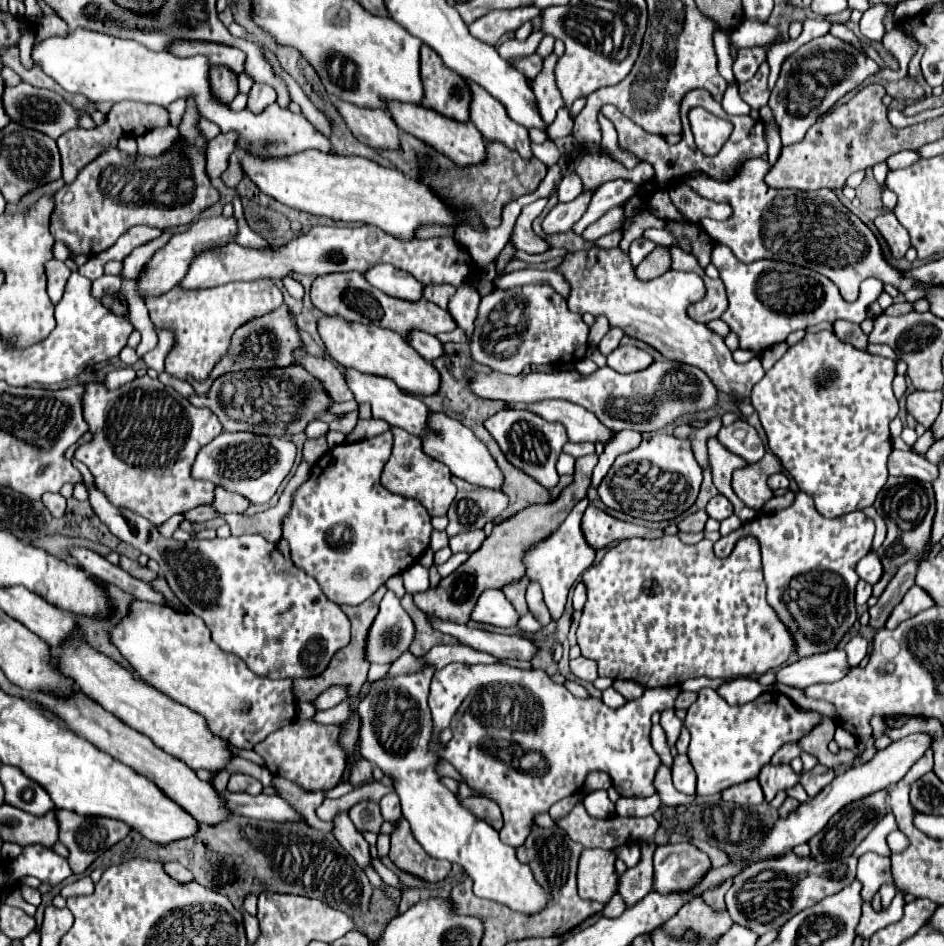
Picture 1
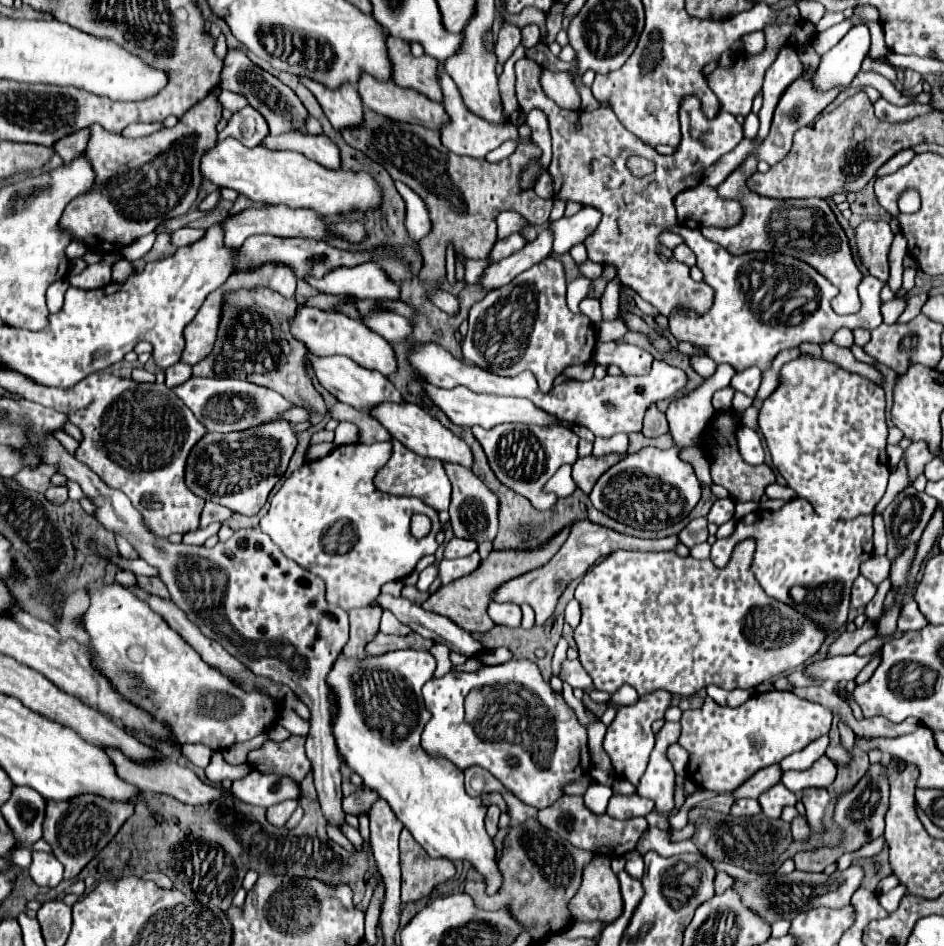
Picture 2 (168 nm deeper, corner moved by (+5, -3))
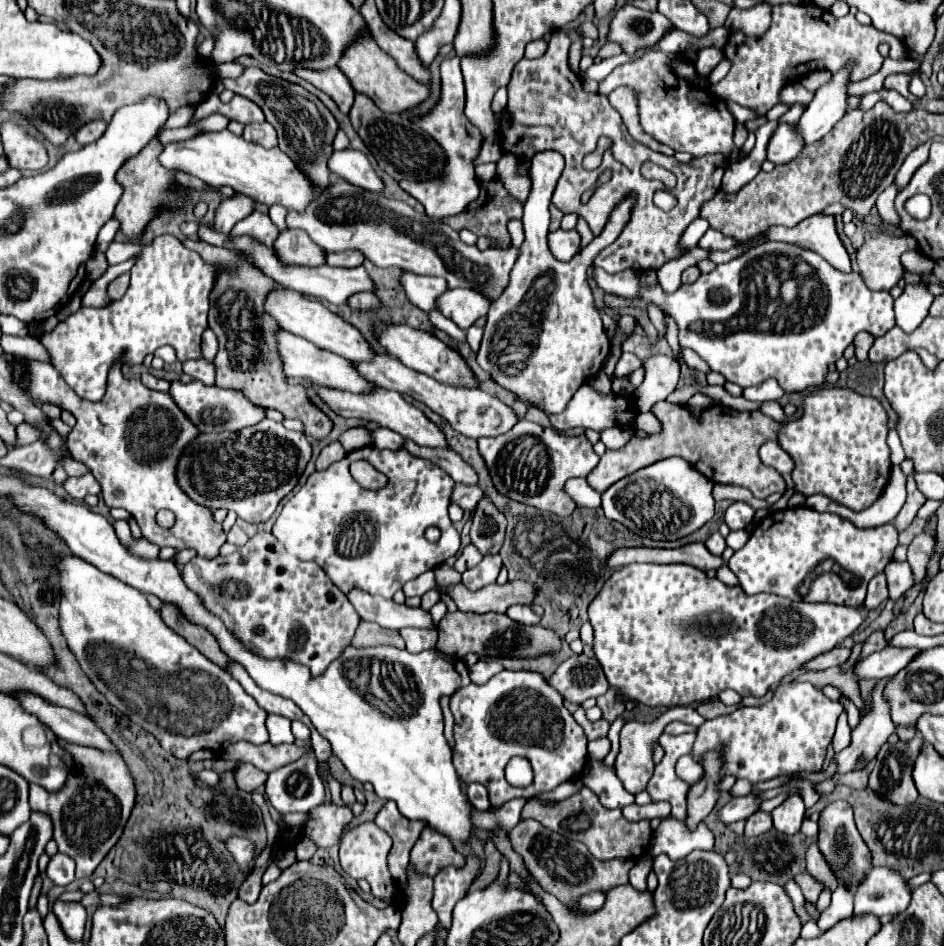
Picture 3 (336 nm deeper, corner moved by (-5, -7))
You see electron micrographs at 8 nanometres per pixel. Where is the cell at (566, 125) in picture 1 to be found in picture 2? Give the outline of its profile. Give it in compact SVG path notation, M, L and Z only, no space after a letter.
M542 71L540 83L542 83L542 89L546 91L546 95L550 99L554 99L560 107L564 107L564 109L580 107L580 95L578 95L578 89L576 89L574 81L570 79L568 71L558 71L558 73Z

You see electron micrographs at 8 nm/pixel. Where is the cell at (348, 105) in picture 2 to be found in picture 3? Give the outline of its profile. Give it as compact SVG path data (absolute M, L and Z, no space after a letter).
M296 69L294 71L298 77L306 79L308 83L312 83L316 89L324 91L326 95L330 95L334 99L334 103L338 105L338 109L348 115L352 105L354 105L354 89L348 83L348 77L338 69L326 69L326 71L312 71L312 69Z

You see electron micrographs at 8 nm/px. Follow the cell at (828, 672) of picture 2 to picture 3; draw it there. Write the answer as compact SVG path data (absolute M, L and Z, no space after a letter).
M886 647L878 653L872 653L868 657L862 657L854 665L854 675L858 679L886 679L896 675L900 669L906 667L908 659L916 655L918 649L898 649L898 647Z

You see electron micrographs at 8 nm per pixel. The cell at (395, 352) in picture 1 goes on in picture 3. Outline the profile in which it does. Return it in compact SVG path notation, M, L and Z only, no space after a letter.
M280 289L280 291L272 291L272 295L268 295L268 299L266 299L266 311L288 333L298 335L302 339L308 339L316 347L332 351L336 355L342 355L342 357L346 357L346 359L350 359L354 363L370 363L372 357L376 355L374 349L372 349L372 345L362 337L362 333L352 323L348 323L342 317L334 315L332 311L328 311L318 299L302 297L300 293L292 291L292 289Z

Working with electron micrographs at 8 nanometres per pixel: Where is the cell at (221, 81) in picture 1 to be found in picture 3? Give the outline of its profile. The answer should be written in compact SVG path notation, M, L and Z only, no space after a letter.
M152 139L138 155L132 155L124 161L124 165L116 173L116 181L124 187L122 199L116 205L116 211L112 219L120 221L120 231L126 239L134 241L140 239L148 223L154 219L158 209L168 209L168 211L184 211L188 205L188 191L178 189L174 175L178 171L174 169L164 169L158 163L158 155L164 149L164 145L158 139Z

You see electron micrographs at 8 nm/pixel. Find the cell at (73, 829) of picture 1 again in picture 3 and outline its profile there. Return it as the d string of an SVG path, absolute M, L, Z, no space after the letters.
M60 741L60 745L78 759L76 771L72 771L64 791L58 791L56 795L50 795L42 787L30 787L30 807L52 817L58 851L76 861L76 879L86 879L94 873L106 853L118 843L136 805L136 785L128 765L118 753L102 753L64 741Z

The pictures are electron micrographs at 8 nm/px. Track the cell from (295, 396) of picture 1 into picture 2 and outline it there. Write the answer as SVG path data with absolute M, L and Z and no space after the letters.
M192 377L186 383L174 387L174 393L184 401L184 405L194 413L194 417L208 429L208 431L242 431L266 423L270 419L280 419L280 413L292 409L294 405L288 403L276 391L266 387L258 387L240 379L202 379Z

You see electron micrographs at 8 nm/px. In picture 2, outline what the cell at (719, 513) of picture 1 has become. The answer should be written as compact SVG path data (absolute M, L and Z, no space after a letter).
M718 499L708 513L708 521L716 525L722 525L732 517L734 517L734 499Z

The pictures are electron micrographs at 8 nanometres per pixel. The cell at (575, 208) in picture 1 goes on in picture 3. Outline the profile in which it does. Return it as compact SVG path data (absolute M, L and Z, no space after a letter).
M450 289L438 299L438 311L450 317L460 329L468 329L476 319L486 317L492 301L476 289Z

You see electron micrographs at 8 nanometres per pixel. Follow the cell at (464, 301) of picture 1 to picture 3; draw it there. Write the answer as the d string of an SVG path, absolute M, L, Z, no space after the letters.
M404 271L402 285L404 285L408 299L426 313L436 311L438 309L436 307L438 297L448 291L448 283L444 279L424 277L424 275L416 275L416 273L410 273L410 271Z

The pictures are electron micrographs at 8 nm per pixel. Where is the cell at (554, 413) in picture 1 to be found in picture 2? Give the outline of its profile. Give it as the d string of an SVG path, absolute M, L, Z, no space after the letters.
M424 383L426 395L432 399L432 403L446 413L446 417L460 427L474 427L480 425L484 429L492 429L502 423L534 423L534 425L554 425L556 419L552 415L546 415L538 407L534 407L528 399L518 397L498 397L498 395L480 395L466 387L454 387L454 389L442 389L434 387L430 383Z

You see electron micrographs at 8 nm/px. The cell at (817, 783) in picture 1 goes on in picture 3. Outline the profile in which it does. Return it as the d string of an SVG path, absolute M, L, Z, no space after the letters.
M832 801L828 807L824 807L824 811L820 813L820 819L818 819L818 827L820 827L818 847L820 847L822 855L828 859L828 865L836 871L838 879L846 881L852 889L856 889L856 883L860 883L860 877L864 877L866 871L870 869L870 851L854 825L852 809L848 807L848 803Z

